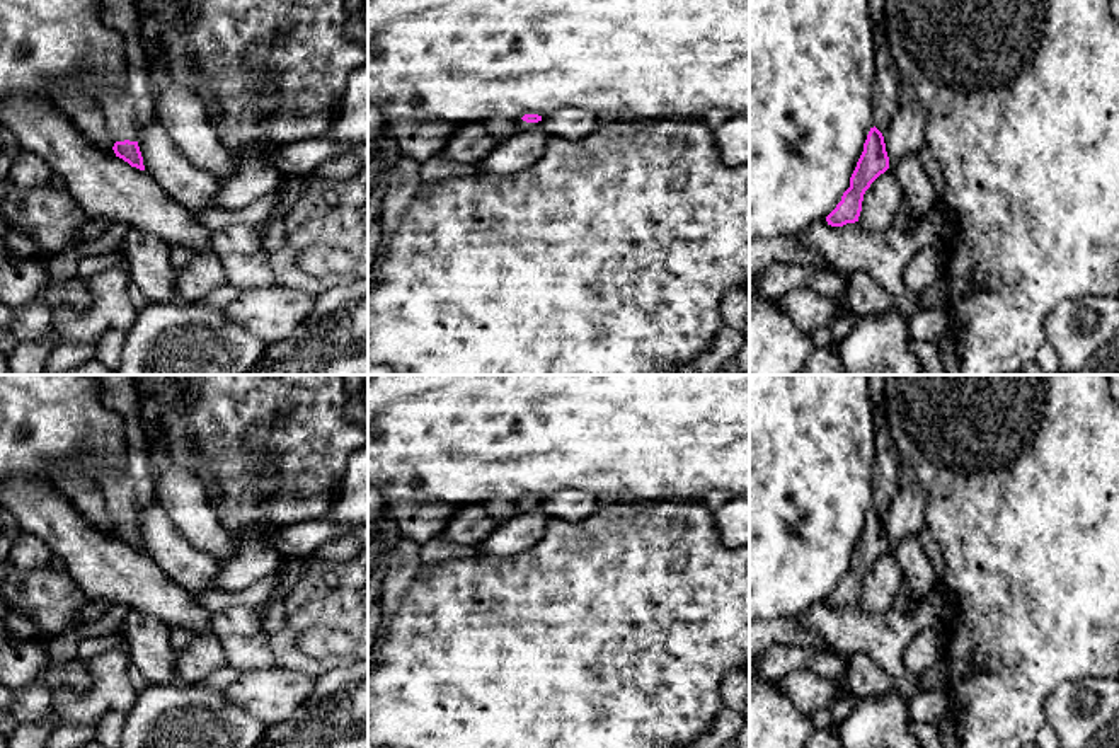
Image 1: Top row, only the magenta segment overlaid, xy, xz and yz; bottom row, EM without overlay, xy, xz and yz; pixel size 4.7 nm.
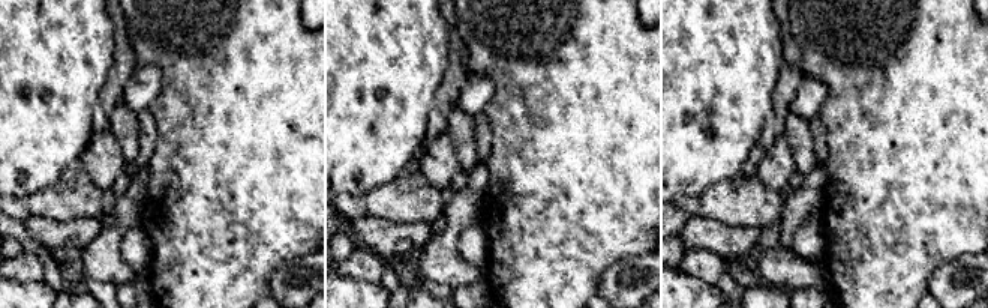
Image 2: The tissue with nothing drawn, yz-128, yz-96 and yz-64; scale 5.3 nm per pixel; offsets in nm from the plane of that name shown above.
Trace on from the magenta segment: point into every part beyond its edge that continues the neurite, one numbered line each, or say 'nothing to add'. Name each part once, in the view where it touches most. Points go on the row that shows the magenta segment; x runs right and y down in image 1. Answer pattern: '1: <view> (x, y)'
1: xy (126, 109)

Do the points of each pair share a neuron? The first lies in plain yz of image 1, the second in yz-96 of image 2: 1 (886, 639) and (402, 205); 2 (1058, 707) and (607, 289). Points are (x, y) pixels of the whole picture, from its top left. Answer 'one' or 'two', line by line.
1: one
2: one

